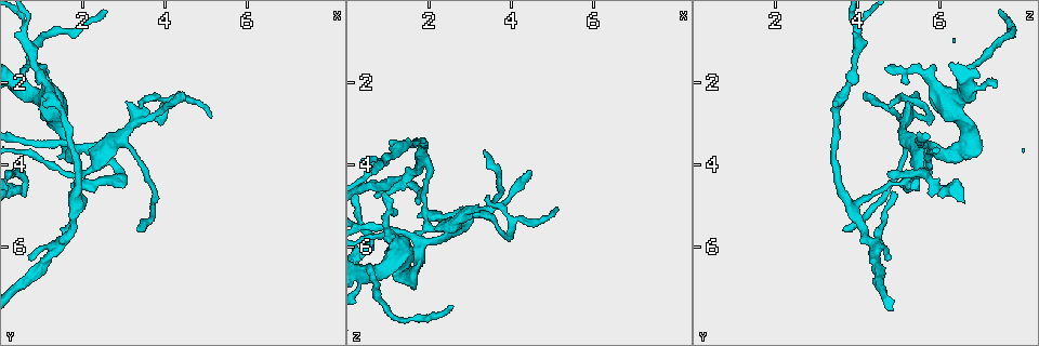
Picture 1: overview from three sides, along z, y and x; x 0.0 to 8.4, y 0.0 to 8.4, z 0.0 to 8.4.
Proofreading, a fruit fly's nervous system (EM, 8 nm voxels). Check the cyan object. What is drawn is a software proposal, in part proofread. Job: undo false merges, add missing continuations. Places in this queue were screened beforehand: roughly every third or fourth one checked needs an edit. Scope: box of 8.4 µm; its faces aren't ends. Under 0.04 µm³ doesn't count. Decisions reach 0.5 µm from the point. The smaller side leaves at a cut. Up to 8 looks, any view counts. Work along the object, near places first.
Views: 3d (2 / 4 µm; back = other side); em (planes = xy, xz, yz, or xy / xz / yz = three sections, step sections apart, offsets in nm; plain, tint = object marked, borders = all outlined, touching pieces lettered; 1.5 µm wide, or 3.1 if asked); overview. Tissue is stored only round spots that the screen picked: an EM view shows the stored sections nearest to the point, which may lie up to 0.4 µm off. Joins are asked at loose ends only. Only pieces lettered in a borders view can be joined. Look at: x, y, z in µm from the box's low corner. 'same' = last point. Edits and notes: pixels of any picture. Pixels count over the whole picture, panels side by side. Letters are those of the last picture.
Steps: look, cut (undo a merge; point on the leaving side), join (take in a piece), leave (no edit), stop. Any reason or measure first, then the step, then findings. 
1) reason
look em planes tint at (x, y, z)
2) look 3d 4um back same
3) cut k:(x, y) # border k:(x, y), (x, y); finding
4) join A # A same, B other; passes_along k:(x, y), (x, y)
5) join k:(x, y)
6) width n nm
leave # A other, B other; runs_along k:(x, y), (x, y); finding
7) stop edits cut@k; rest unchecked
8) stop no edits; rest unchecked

an open end
look em xz step 4 tint at (3.40, 2.60, 4.75)

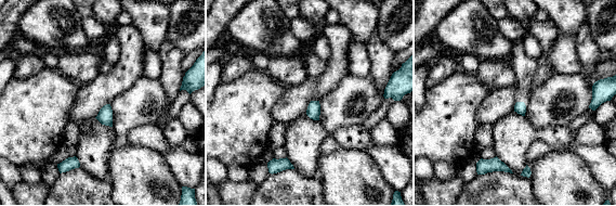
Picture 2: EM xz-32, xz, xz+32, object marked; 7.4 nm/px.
another direction
look em planes borders same

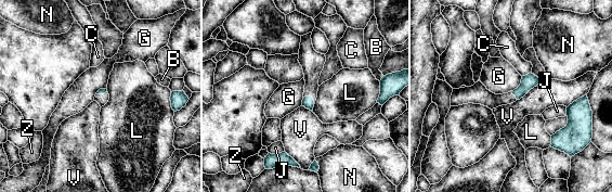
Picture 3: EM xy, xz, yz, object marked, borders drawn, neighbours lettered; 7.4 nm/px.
leave # B other, C other, G other, J other, L other, N other, V other, Z other; border 3:(522, 76), (521, 82), (512, 91); none of them fits

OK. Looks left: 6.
thin end
look 3d 2um at (5.05, 2.90, 5.10)

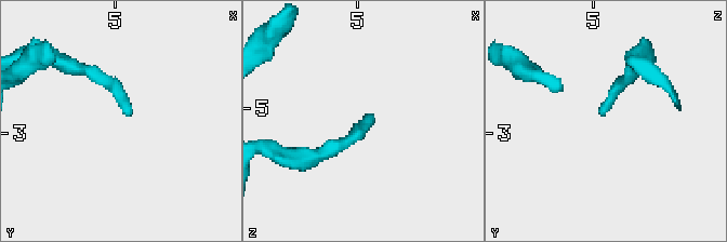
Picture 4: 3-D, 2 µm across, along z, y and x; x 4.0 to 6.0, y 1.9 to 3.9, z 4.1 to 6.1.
need the tissue
look em yz step 8 plain at (5.12, 2.86, 5.06)

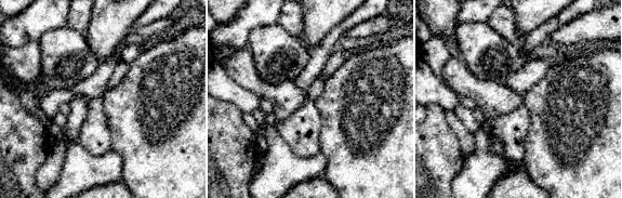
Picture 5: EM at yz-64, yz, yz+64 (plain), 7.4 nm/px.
see the neighbours
look em yz step 8 borders same

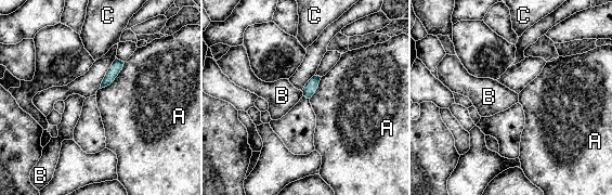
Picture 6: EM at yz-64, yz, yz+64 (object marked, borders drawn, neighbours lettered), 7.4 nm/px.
leave # A other, B other, C other; border 6:(301, 91), (303, 95); none of them fits

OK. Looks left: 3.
thin end
look 3d 2um at (3.35, 5.55, 3.70)

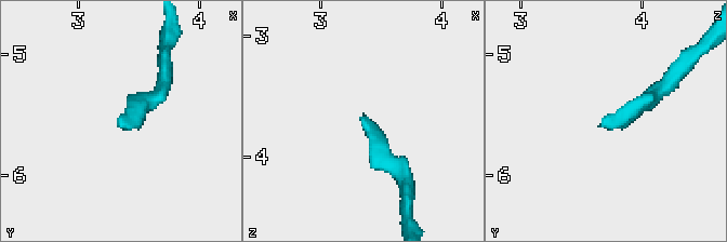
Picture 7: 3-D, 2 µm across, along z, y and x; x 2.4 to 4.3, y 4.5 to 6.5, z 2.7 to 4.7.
now the EM
look em xz step 8 borders at (3.34, 5.60, 3.66)

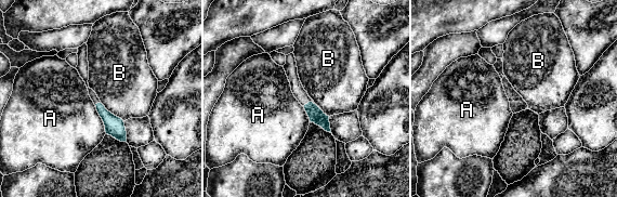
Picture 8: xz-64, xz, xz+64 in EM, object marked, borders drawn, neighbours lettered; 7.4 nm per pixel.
cut it another way
look em planes borders same

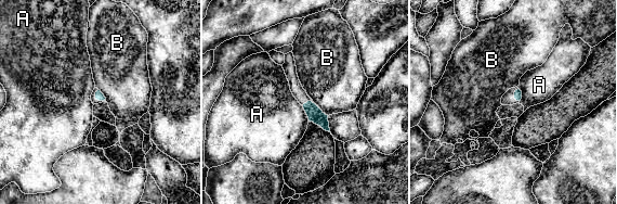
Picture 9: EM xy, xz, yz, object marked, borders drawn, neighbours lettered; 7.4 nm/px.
leave # A other, B other; border 9:(302, 106), (309, 119); none of them fits

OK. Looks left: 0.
stop no edits; rest unchecked

